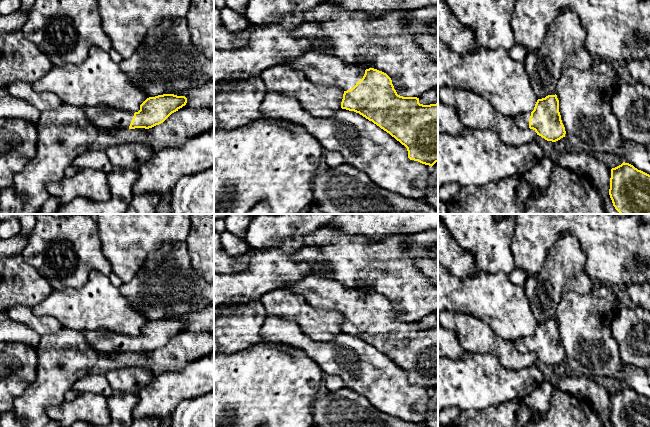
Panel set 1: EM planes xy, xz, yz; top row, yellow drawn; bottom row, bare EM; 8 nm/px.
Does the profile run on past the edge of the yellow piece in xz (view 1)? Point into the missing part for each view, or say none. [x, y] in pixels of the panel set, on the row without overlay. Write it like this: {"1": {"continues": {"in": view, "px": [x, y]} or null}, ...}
{"1": {"continues": {"in": "xz", "px": [319, 292]}}}

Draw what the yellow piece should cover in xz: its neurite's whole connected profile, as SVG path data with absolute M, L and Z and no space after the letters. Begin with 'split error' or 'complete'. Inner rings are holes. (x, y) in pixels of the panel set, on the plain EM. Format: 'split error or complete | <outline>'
split error | M305 277L286 289L304 297L312 307L342 313L341 332L359 337L389 357L407 372L410 384L431 391L438 386L438 327L423 329L417 321L400 320L386 297L374 292L364 294L322 277Z

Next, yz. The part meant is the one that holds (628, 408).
complete | M623 386L611 393L612 427L650 427L650 399Z

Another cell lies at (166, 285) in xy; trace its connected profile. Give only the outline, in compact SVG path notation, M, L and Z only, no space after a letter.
M186 241L165 242L149 253L135 276L119 289L150 321L172 318L214 305L214 284L205 282L193 270Z

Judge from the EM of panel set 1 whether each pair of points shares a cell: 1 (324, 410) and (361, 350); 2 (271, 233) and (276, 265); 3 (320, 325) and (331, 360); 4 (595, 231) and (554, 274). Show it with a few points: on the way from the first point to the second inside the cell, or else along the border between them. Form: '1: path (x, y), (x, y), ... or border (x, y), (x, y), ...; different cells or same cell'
1: border (344, 385), (365, 397); different cells
2: border (294, 236), (283, 238), (274, 245), (251, 249); different cells
3: border (341, 332), (327, 341), (313, 341), (303, 333); different cells
4: border (558, 239), (564, 234), (573, 235), (585, 257); different cells

